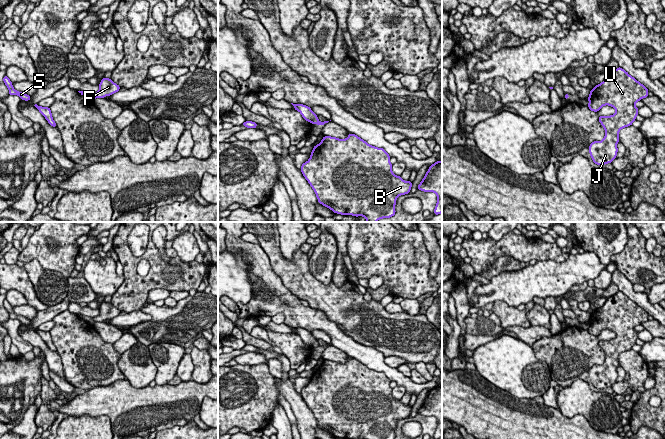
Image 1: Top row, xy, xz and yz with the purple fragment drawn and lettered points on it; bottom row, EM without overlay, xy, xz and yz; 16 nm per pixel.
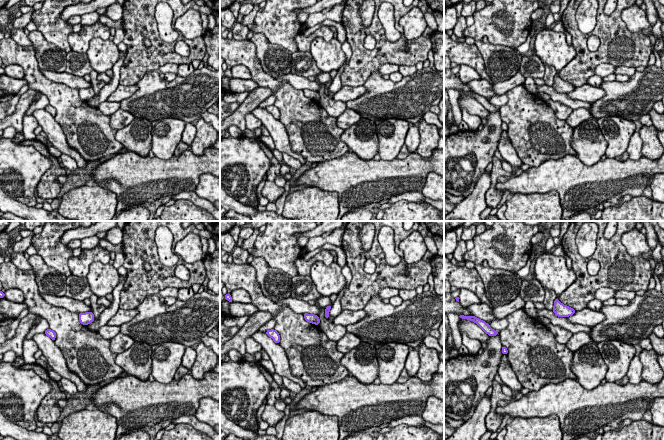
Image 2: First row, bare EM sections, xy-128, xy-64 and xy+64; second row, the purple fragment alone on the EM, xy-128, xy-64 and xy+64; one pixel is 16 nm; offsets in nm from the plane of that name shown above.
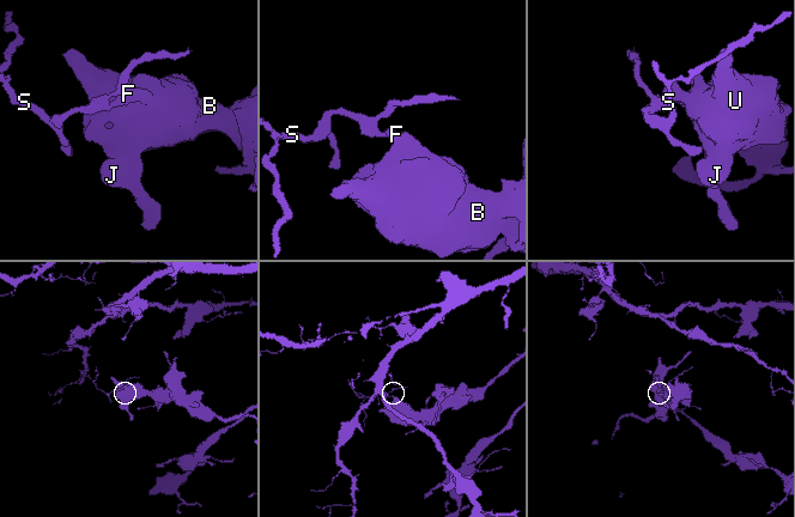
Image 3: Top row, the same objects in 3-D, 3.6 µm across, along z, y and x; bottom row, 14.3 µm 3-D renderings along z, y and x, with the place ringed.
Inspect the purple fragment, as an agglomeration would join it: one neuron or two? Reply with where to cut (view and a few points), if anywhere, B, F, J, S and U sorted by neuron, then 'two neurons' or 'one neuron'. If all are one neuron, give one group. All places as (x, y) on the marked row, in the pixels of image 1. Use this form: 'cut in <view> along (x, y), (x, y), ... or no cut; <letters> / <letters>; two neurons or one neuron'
cut in xy along (92, 94), (94, 98); B F J U / S; two neurons

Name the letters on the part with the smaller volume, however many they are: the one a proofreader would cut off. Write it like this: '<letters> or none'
S

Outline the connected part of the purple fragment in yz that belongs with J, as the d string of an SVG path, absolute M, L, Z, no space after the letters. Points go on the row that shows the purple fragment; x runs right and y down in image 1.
M621 67L608 73L602 83L591 89L588 97L588 108L591 111L598 112L605 105L616 109L616 113L611 116L599 116L599 122L605 129L605 137L602 141L594 141L589 146L590 156L595 164L608 164L616 158L618 152L617 143L620 142L618 133L622 128L631 126L636 120L638 108L634 104L642 98L648 97L648 92L649 90L643 84L630 76Z

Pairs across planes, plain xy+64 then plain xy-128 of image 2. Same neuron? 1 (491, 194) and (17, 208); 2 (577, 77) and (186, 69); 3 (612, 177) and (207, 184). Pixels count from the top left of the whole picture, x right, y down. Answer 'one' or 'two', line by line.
1: two
2: two
3: two

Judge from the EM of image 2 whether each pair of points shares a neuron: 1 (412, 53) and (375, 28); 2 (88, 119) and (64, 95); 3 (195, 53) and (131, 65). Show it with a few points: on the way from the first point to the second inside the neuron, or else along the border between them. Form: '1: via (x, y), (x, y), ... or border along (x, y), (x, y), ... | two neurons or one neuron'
1: via (402, 54), (396, 54), (380, 38) | one neuron
2: via (82, 113), (70, 101) | one neuron
3: via (179, 59), (147, 59) | one neuron

